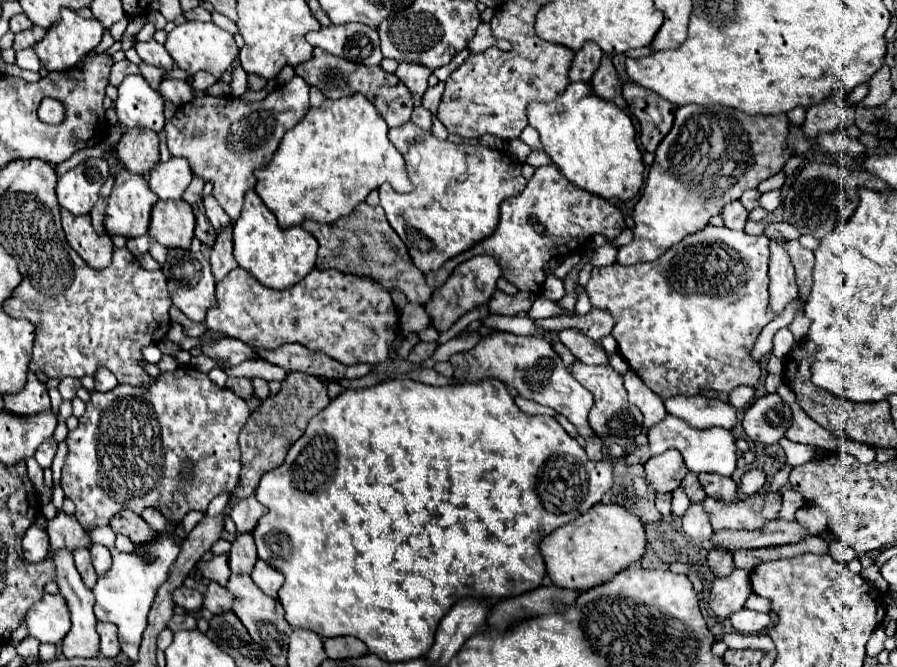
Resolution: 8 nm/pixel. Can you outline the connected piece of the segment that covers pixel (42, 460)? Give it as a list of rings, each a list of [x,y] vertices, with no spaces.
[[[47,438],[35,452],[35,460],[39,462],[41,468],[49,468],[51,462],[53,462],[53,456],[55,456],[55,450],[57,450],[57,442],[55,438]]]

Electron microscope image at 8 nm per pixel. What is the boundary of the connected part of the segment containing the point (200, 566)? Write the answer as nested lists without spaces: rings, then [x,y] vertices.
[[[221,554],[221,556],[213,556],[209,562],[199,560],[195,564],[195,570],[199,570],[203,578],[213,580],[213,582],[225,586],[227,584],[227,578],[231,576],[231,570],[229,570],[229,564],[227,562],[229,562],[229,556],[227,554]]]

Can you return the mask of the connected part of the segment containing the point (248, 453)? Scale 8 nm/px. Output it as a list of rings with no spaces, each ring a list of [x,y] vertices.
[[[287,370],[287,378],[283,380],[283,388],[279,394],[269,396],[261,402],[261,406],[251,414],[251,422],[247,422],[247,428],[243,428],[243,434],[239,436],[241,446],[241,480],[235,488],[233,496],[249,496],[255,492],[261,476],[267,470],[273,470],[275,466],[281,466],[287,450],[295,440],[299,440],[307,428],[307,422],[319,414],[329,404],[327,396],[327,380],[321,376],[311,376],[297,370]]]

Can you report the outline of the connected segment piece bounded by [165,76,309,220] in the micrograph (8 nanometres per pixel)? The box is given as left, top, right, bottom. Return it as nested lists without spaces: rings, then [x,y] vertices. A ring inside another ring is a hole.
[[[295,76],[291,82],[275,88],[261,102],[245,102],[235,96],[223,96],[223,98],[201,96],[201,98],[195,98],[191,102],[179,106],[175,116],[165,124],[167,146],[173,156],[185,156],[189,160],[193,174],[213,182],[213,196],[217,198],[219,206],[227,212],[227,216],[231,220],[237,220],[241,206],[243,206],[245,192],[251,190],[257,182],[253,176],[253,170],[267,166],[267,162],[275,154],[283,134],[287,130],[291,130],[303,118],[303,112],[307,112],[307,110],[309,110],[309,84],[299,76]]]

